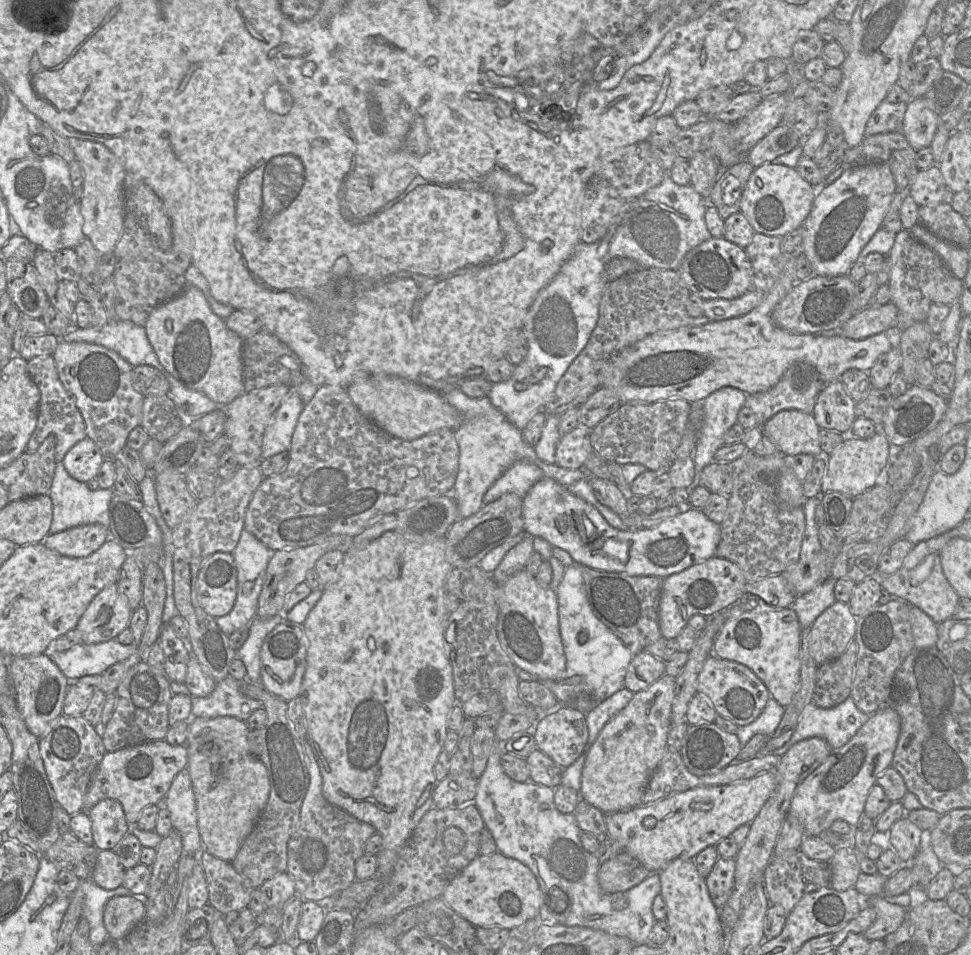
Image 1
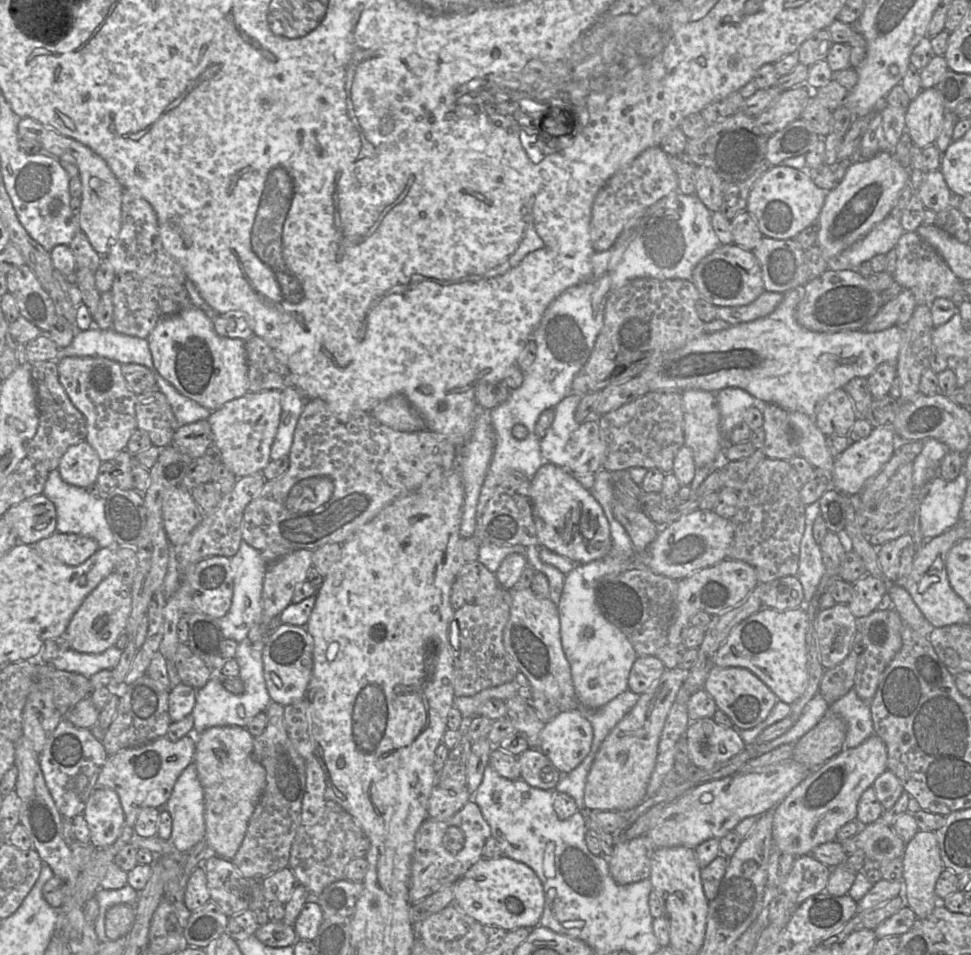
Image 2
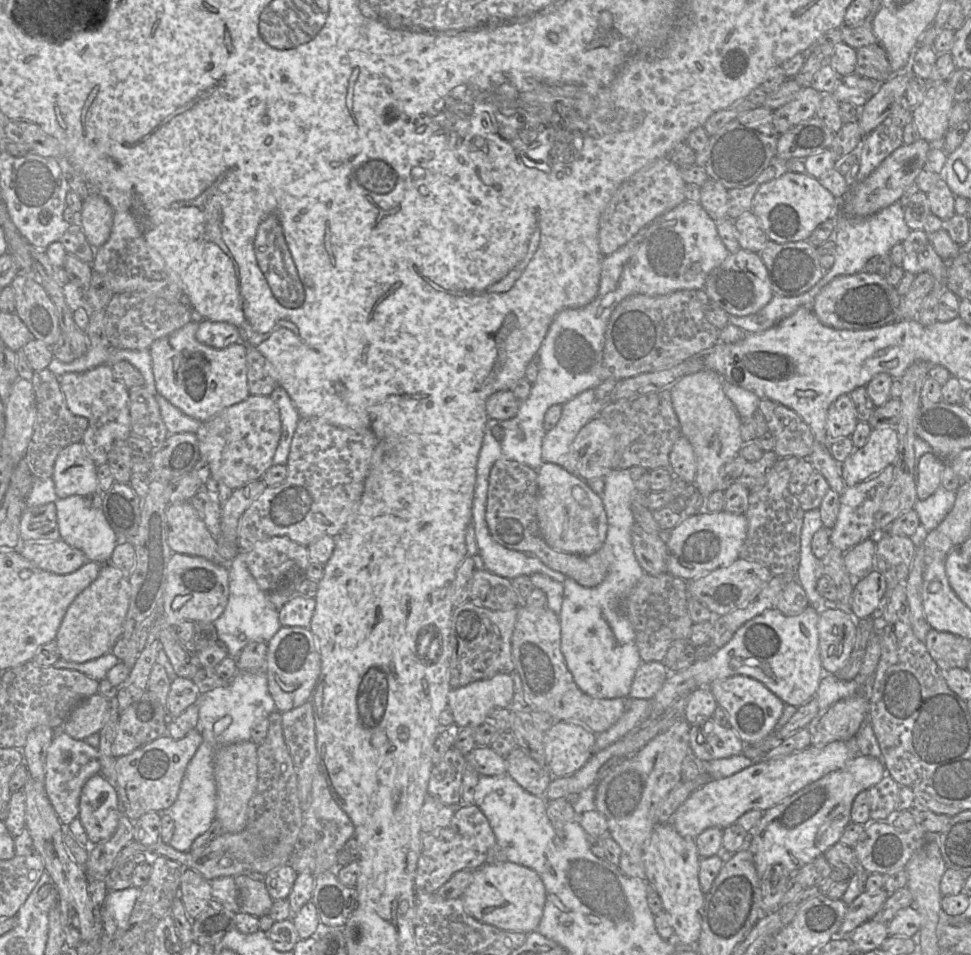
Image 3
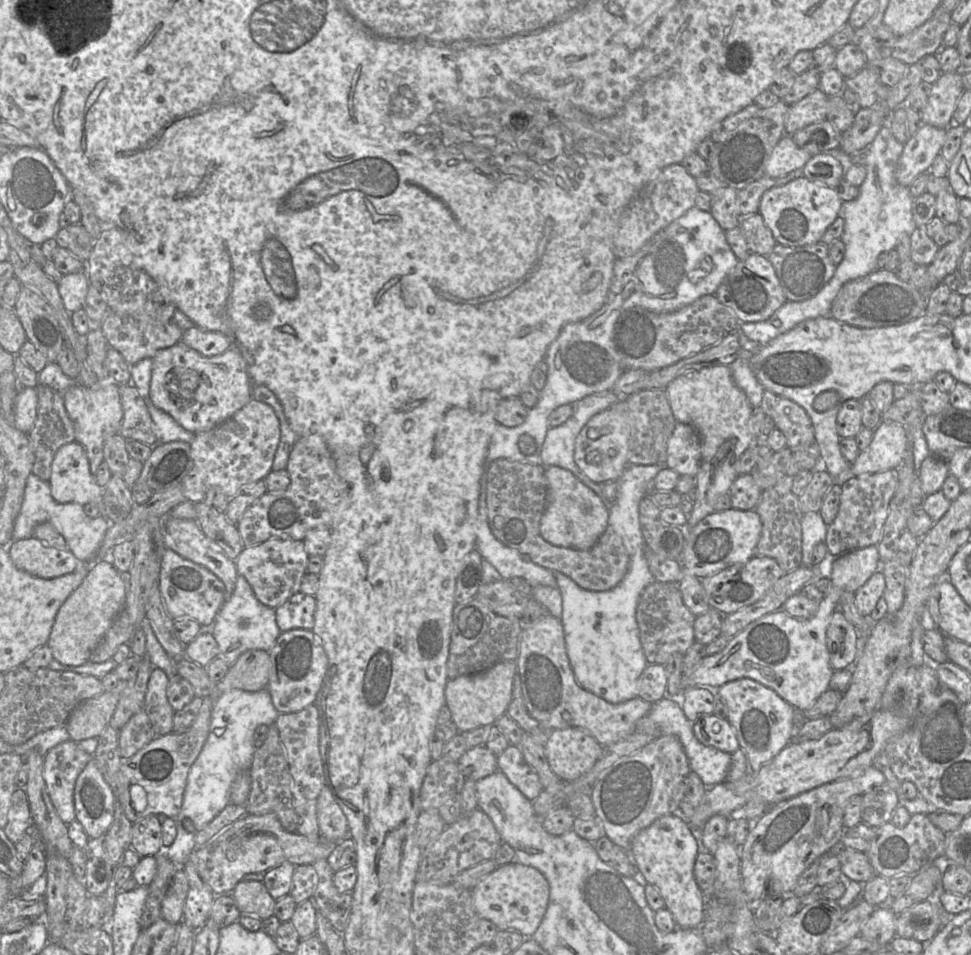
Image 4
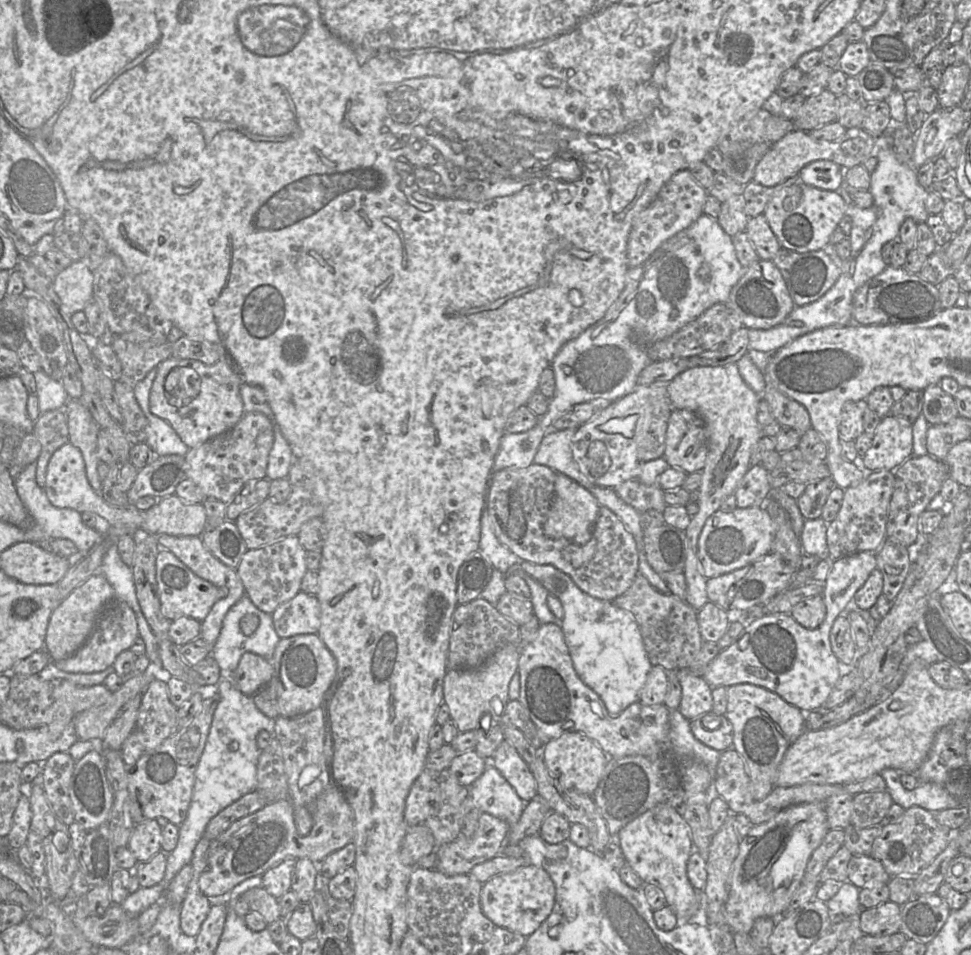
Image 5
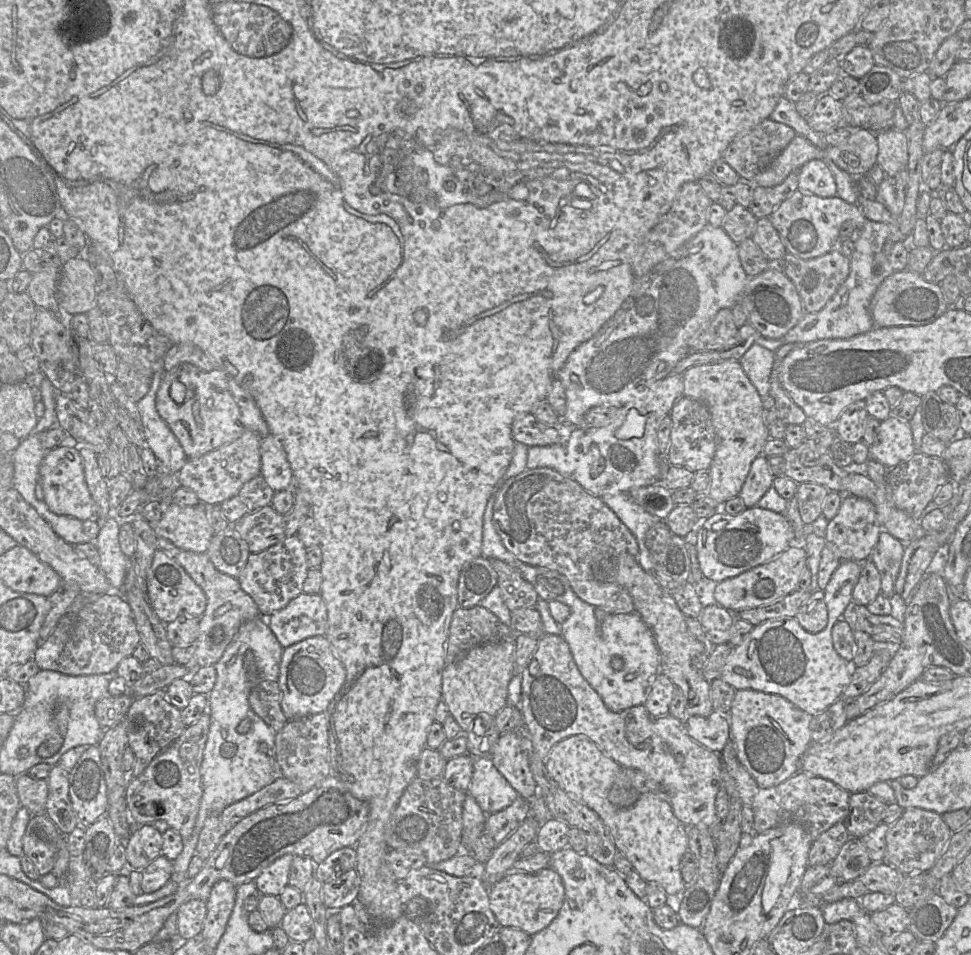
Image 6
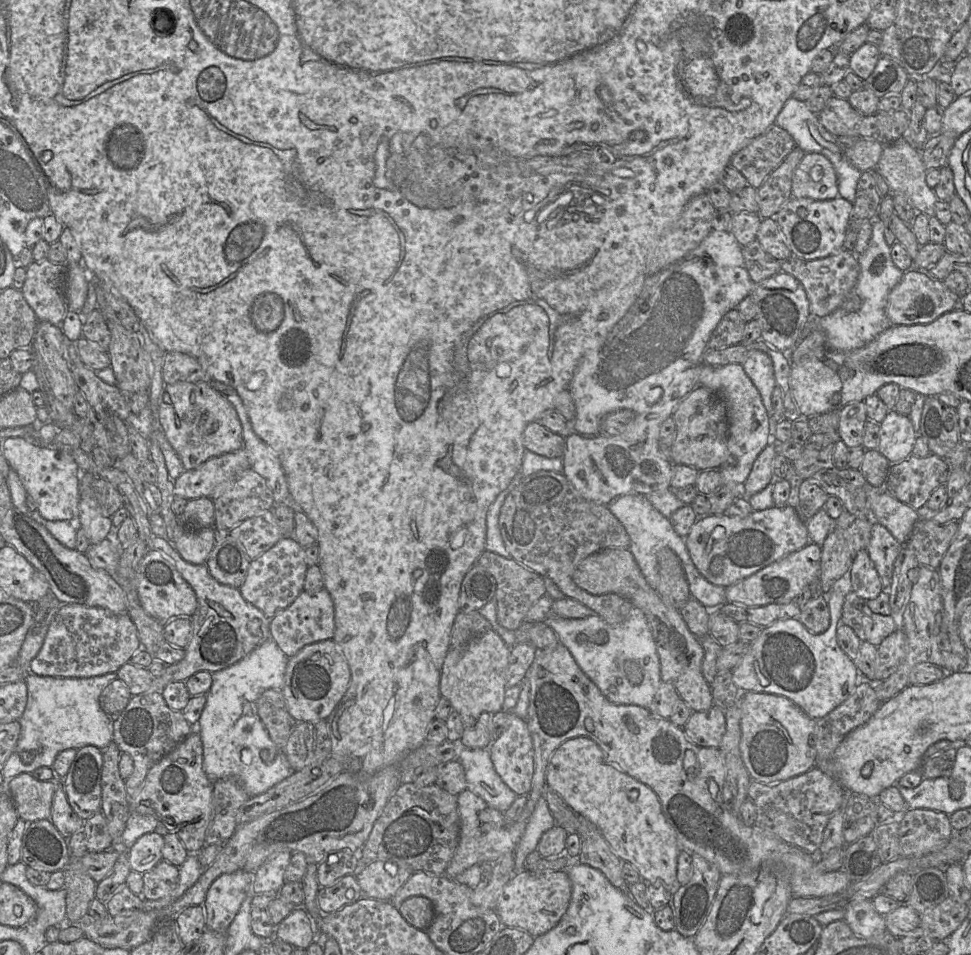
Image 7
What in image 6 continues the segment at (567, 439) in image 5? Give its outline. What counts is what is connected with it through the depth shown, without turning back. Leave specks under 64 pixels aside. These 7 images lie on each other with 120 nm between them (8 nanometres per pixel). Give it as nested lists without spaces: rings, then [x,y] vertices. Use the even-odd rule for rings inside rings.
[[[532,446],[528,449],[527,468],[552,468],[560,474],[572,477],[573,465],[568,461],[566,446]]]

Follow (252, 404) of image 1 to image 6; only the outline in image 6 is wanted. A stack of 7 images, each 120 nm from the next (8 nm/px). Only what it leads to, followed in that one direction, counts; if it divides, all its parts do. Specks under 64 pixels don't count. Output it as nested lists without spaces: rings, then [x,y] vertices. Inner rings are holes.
[[[245,429],[235,441],[212,450],[198,458],[187,459],[176,475],[179,486],[193,491],[205,505],[220,505],[233,497],[252,478],[261,475],[261,439],[255,432]]]

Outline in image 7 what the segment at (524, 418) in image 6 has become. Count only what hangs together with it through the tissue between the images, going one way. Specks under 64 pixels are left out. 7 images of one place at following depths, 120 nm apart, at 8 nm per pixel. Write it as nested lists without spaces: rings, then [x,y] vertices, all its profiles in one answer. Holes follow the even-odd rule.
[[[538,421],[529,423],[523,433],[526,450],[547,458],[562,458],[566,448],[566,439],[548,430]]]

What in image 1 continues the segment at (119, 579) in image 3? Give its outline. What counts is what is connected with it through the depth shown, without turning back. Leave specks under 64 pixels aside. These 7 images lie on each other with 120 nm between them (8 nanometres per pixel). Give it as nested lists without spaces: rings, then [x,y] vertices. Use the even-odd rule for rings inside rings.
[[[112,583],[104,587],[90,602],[85,612],[80,617],[76,628],[81,632],[84,644],[97,644],[117,636],[126,627],[133,610],[130,608],[127,597],[118,590],[117,583]]]

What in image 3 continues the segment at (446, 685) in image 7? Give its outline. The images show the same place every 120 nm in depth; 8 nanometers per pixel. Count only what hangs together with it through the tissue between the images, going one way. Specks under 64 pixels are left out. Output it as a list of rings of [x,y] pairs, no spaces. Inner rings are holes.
[[[499,673],[490,679],[451,689],[448,707],[452,710],[454,723],[460,728],[479,727],[489,721],[493,709],[509,708],[514,694],[512,676]]]

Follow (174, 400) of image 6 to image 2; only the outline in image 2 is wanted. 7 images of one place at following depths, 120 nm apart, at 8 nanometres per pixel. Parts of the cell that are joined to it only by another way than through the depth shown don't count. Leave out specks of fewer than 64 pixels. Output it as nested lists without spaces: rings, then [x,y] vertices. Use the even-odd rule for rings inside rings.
[[[190,306],[178,314],[162,318],[147,340],[158,373],[180,394],[210,411],[219,409],[225,403],[239,398],[249,391],[245,341],[219,336],[214,329],[213,321],[202,310]]]

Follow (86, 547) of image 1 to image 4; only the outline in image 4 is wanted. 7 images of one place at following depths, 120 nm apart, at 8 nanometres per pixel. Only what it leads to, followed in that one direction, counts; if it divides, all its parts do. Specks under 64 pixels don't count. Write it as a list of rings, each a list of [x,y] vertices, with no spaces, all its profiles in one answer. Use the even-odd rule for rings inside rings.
[[[35,537],[13,541],[6,548],[18,569],[43,579],[70,574],[80,562],[69,549],[48,546]]]

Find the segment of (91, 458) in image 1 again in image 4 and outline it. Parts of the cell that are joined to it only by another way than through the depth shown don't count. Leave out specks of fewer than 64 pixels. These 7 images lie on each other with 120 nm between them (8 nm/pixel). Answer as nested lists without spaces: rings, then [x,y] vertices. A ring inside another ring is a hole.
[[[78,442],[63,445],[51,464],[51,495],[58,503],[101,503],[102,491],[90,471],[84,447]]]

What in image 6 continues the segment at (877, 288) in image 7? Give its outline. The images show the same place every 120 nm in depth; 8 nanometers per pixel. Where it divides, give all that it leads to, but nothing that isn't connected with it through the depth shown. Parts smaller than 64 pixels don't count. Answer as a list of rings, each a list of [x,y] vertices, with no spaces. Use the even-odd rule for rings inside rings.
[[[866,219],[858,232],[855,249],[850,256],[849,275],[828,303],[818,312],[805,313],[781,338],[769,339],[759,336],[755,344],[775,352],[787,343],[806,344],[821,339],[848,339],[873,329],[875,324],[870,313],[871,301],[883,280],[895,272],[888,256],[883,252],[883,244],[891,235],[888,224]]]

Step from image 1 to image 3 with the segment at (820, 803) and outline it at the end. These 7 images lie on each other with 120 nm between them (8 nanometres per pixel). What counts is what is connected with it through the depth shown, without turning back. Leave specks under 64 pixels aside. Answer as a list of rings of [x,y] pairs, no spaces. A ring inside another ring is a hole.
[[[857,754],[843,768],[830,772],[807,785],[803,789],[785,798],[781,803],[764,811],[757,825],[748,832],[747,842],[741,849],[751,851],[756,873],[761,880],[769,866],[779,864],[790,875],[814,860],[832,845],[839,842],[845,827],[851,822],[850,811],[856,795],[877,784],[886,773],[883,763],[872,756]]]

